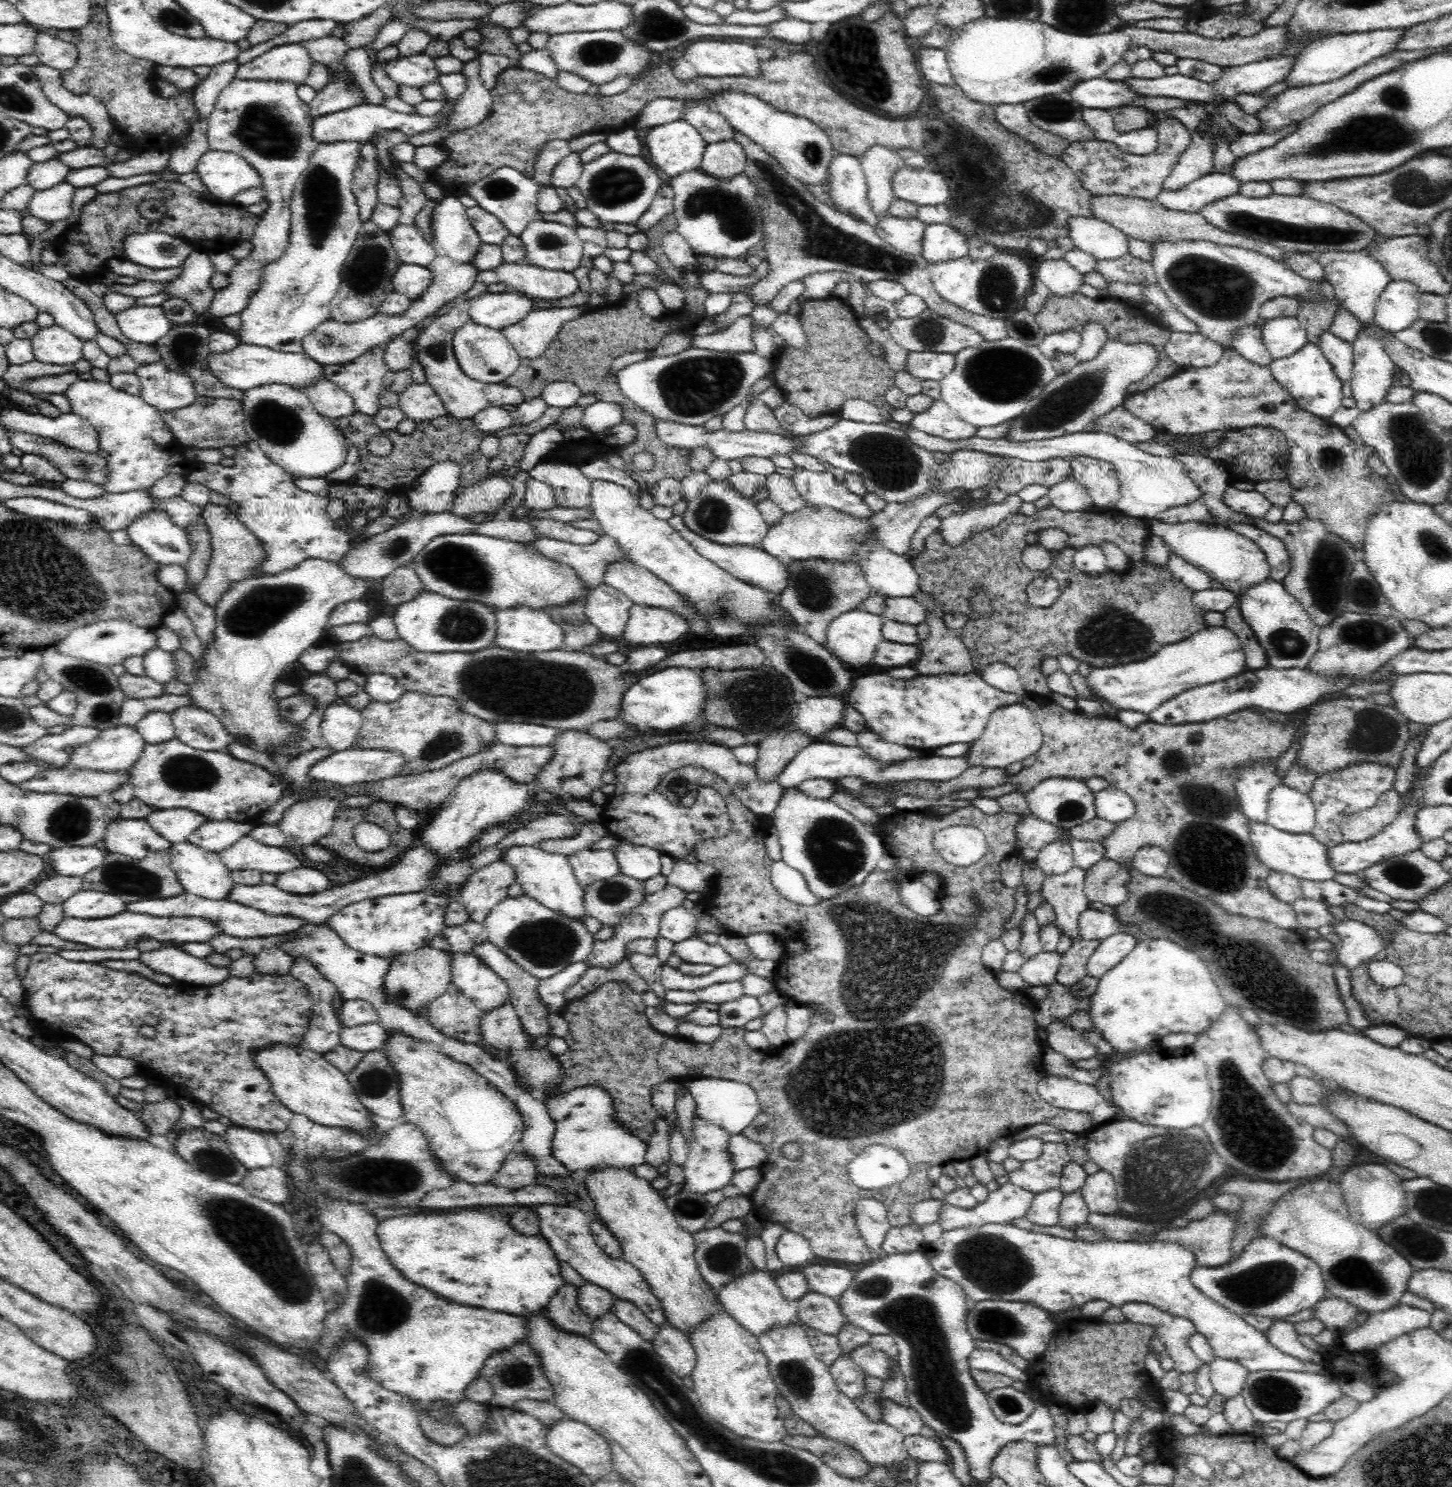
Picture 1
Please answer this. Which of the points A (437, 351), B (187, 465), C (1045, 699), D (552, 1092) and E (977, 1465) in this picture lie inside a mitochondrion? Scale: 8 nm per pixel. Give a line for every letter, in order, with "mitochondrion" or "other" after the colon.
A: mitochondrion
B: other
C: other
D: other
E: other

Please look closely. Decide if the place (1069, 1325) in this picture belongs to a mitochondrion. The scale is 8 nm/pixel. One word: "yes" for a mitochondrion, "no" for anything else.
no

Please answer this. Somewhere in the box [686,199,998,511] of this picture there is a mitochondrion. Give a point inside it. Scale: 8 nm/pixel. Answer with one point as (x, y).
(888, 461)

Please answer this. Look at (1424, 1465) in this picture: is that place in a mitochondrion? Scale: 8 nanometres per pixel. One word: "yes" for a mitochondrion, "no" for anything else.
yes

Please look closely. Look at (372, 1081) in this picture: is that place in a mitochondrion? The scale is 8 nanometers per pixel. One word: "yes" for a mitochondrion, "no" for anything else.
yes

